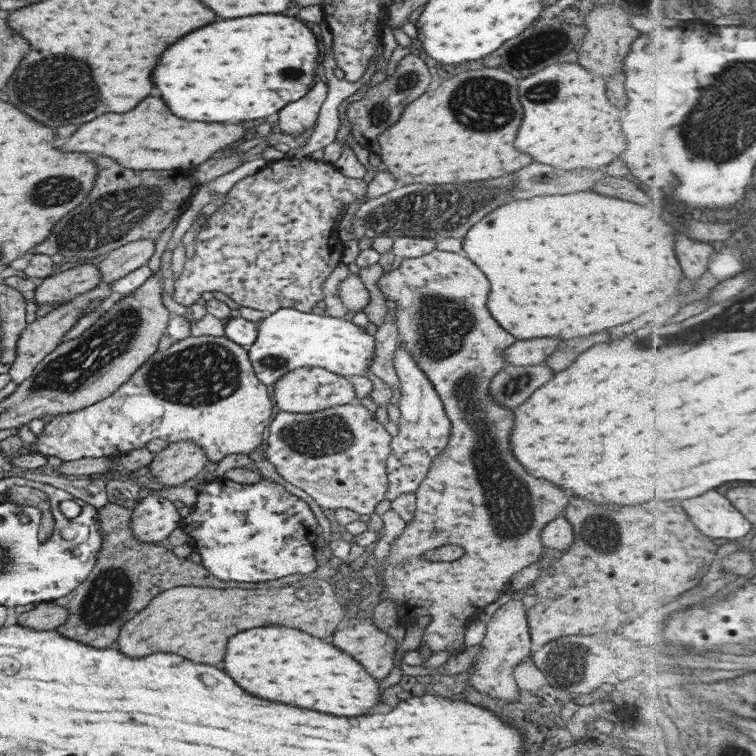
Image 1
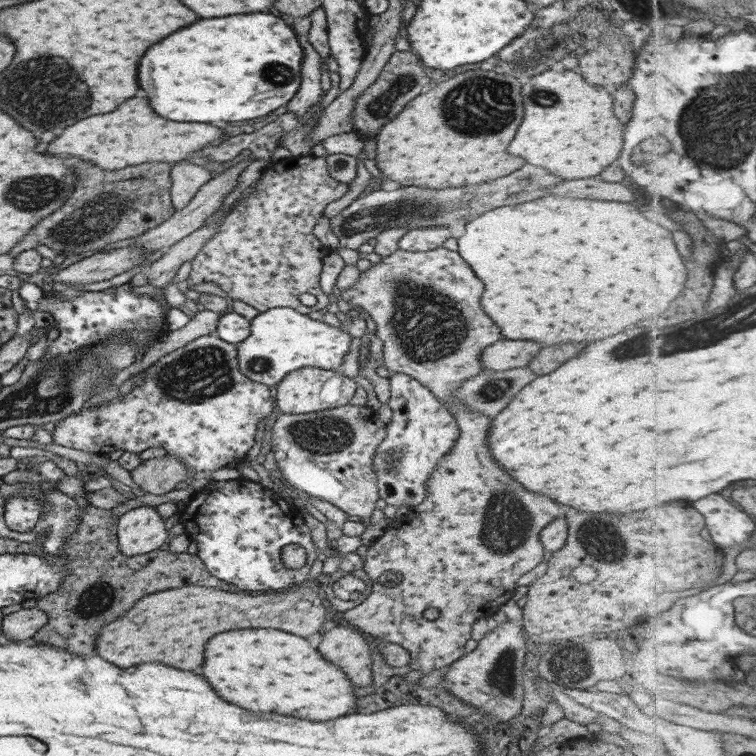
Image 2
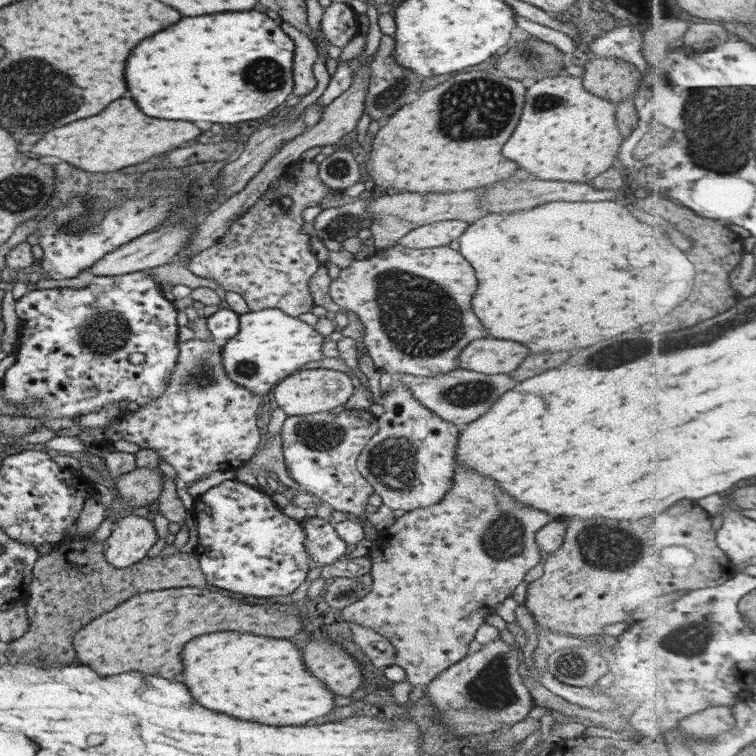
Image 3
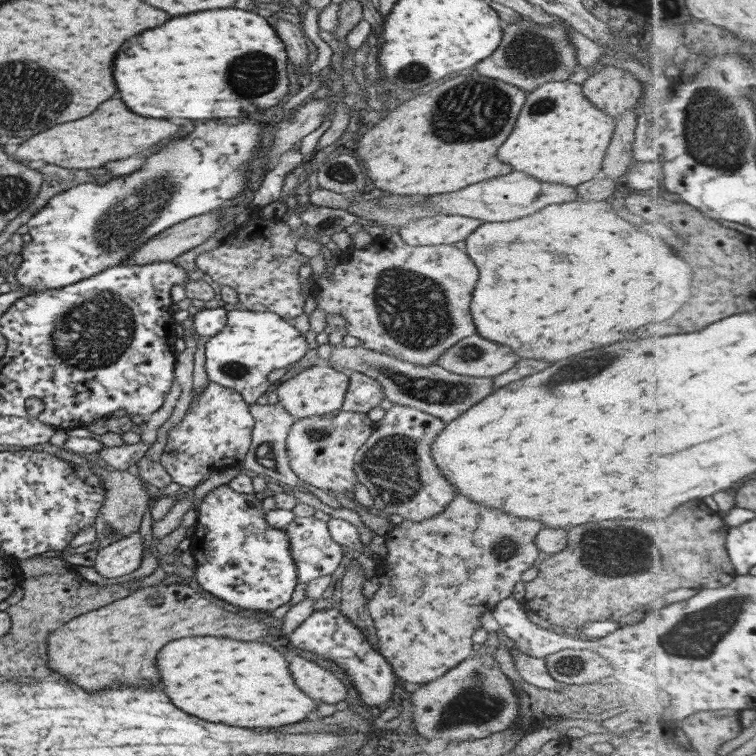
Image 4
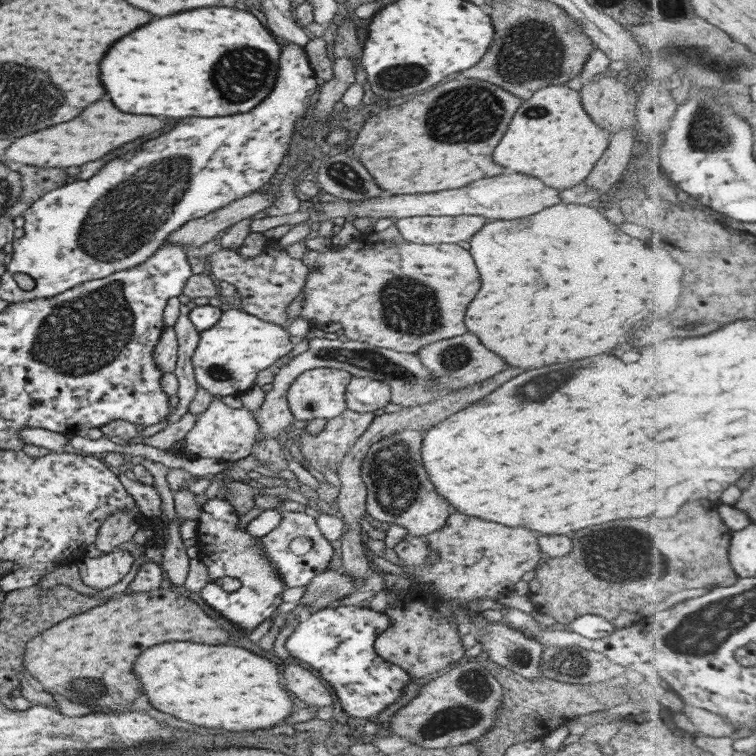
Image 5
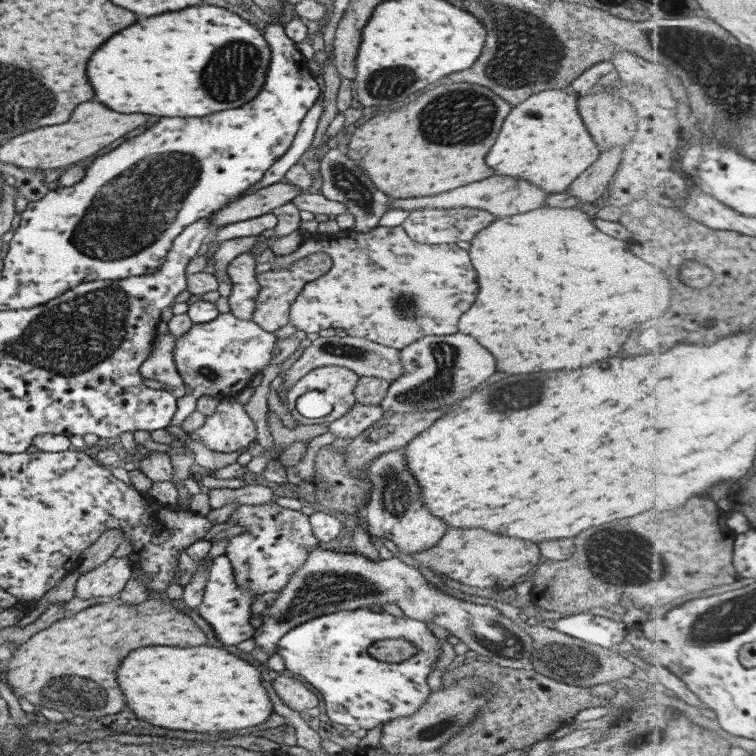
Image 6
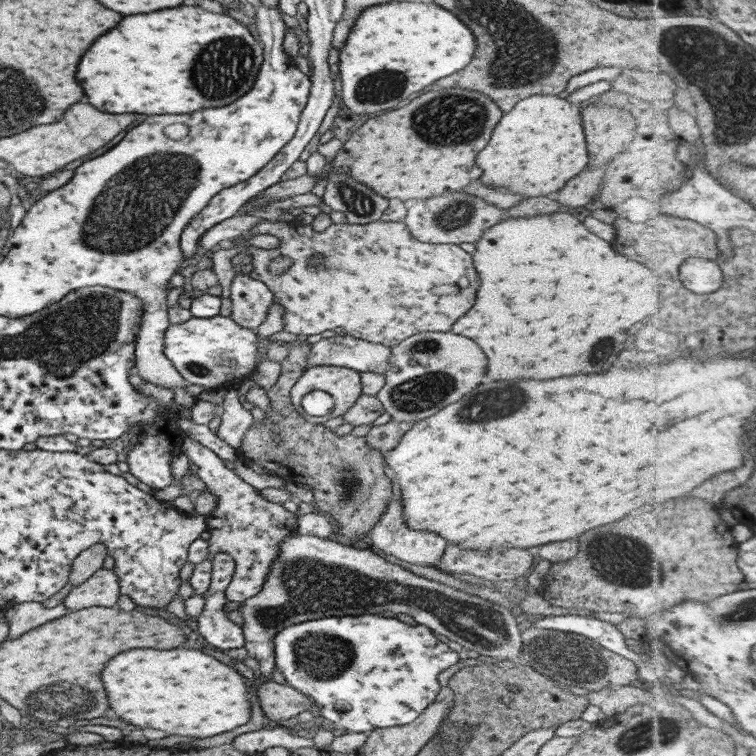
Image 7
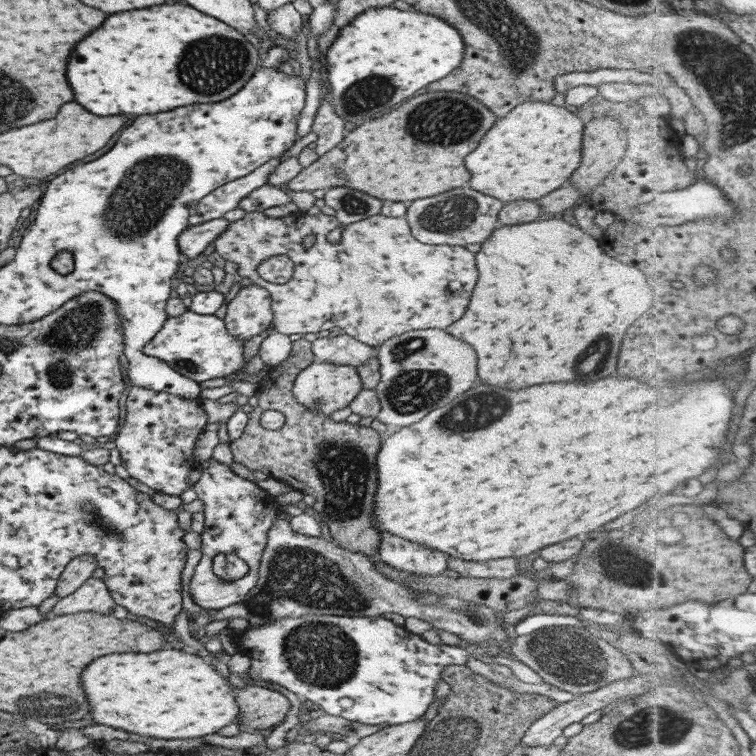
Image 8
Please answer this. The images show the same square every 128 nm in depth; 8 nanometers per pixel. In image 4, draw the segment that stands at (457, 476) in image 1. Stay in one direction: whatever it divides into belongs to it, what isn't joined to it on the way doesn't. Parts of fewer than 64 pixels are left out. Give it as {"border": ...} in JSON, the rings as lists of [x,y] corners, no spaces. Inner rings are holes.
{"border":[[[394,233],[387,241],[384,242],[384,246],[374,247],[371,245],[367,250],[354,249],[347,256],[348,260],[338,262],[332,268],[328,268],[323,272],[320,280],[316,281],[315,284],[317,285],[313,291],[317,301],[316,308],[321,308],[327,313],[342,315],[348,321],[348,334],[355,336],[358,340],[362,340],[362,346],[368,348],[368,350],[390,354],[390,356],[394,356],[394,358],[398,358],[398,360],[404,362],[410,362],[410,364],[420,366],[436,365],[436,360],[444,354],[444,350],[448,350],[463,338],[468,338],[472,334],[476,334],[476,326],[474,326],[472,316],[470,316],[468,310],[470,310],[470,298],[472,298],[472,292],[474,292],[474,284],[478,280],[478,270],[476,270],[474,262],[462,250],[459,250],[453,245],[409,246],[403,242],[399,233]],[[456,494],[435,517],[424,521],[404,519],[388,530],[384,536],[388,552],[381,556],[376,569],[380,589],[367,599],[365,608],[377,631],[378,652],[392,666],[399,681],[418,685],[432,682],[474,654],[472,634],[482,627],[483,613],[509,598],[522,574],[534,566],[540,556],[536,535],[542,528],[542,522],[512,518],[510,514],[474,504],[470,498]]]}

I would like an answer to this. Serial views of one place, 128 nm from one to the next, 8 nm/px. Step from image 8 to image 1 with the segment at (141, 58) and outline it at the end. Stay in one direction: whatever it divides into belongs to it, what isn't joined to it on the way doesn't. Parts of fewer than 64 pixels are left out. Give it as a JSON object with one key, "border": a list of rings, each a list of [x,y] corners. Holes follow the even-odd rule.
{"border":[[[258,14],[234,20],[218,20],[172,44],[154,70],[154,82],[170,110],[186,120],[230,122],[266,118],[290,102],[300,100],[314,86],[322,50],[314,32],[300,20],[282,14]]]}

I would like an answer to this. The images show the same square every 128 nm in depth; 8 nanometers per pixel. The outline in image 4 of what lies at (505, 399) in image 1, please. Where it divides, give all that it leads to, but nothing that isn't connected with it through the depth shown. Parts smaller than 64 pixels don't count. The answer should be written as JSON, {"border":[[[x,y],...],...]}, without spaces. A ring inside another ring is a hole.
{"border":[[[334,345],[330,360],[334,368],[364,373],[377,380],[386,391],[386,397],[392,403],[414,407],[422,412],[438,417],[445,423],[452,422],[460,414],[464,414],[470,406],[475,405],[482,398],[492,395],[495,388],[491,378],[466,377],[452,373],[436,364],[432,366],[420,366],[404,362],[382,352],[368,350],[364,346],[344,347]]]}

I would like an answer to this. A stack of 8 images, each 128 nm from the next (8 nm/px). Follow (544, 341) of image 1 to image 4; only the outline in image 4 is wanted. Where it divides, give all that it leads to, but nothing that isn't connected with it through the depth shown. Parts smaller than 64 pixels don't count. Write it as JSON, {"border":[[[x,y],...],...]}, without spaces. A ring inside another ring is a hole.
{"border":[[[478,334],[456,342],[436,360],[447,371],[474,378],[493,378],[511,369],[520,358],[508,346],[500,346]]]}

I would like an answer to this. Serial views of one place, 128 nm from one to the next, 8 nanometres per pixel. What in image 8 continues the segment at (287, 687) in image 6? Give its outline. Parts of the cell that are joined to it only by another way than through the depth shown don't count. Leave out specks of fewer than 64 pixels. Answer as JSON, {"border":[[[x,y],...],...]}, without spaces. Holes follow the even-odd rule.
{"border":[[[249,682],[242,689],[234,686],[234,694],[240,707],[240,714],[236,716],[240,733],[273,729],[293,709],[292,702],[281,690],[266,688],[263,684]]]}

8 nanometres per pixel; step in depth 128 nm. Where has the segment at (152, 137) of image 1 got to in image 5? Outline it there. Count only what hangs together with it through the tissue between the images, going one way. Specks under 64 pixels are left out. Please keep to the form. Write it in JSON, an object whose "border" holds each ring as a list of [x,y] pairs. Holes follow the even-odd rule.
{"border":[[[100,100],[88,106],[78,118],[50,126],[48,130],[40,130],[16,139],[16,142],[6,150],[8,160],[22,162],[30,166],[42,168],[68,168],[68,166],[82,166],[86,162],[104,158],[108,152],[118,150],[120,146],[134,142],[136,138],[146,138],[154,132],[164,130],[166,122],[158,120],[156,116],[136,116],[120,112],[110,100]]]}

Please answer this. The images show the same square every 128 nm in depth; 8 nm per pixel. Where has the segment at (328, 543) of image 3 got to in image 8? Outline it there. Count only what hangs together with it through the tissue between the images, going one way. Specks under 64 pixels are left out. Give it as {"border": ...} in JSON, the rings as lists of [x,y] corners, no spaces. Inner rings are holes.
{"border":[[[210,457],[202,465],[199,480],[192,486],[197,498],[204,503],[205,524],[200,538],[202,557],[195,567],[190,580],[192,601],[202,610],[216,610],[243,602],[256,586],[259,568],[266,548],[268,530],[276,522],[278,503],[274,496],[264,491],[254,482],[236,475],[230,466]],[[232,553],[239,556],[248,566],[248,572],[238,580],[224,582],[213,572],[213,560],[218,554]]]}

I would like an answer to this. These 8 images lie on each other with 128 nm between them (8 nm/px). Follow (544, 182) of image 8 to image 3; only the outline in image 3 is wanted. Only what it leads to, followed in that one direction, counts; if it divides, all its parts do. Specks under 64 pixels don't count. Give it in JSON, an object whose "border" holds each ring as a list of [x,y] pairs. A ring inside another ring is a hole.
{"border":[[[572,75],[536,81],[526,92],[520,124],[504,144],[504,156],[518,162],[520,168],[536,172],[536,178],[542,180],[589,183],[606,172],[622,144],[614,122],[614,104],[584,90],[583,78]]]}

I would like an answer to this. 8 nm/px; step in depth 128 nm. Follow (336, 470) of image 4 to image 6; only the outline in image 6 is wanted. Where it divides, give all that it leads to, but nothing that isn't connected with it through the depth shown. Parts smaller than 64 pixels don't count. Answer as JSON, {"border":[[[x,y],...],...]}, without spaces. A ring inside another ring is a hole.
{"border":[[[356,403],[344,416],[328,424],[328,432],[331,432],[340,440],[356,438],[382,418],[383,412],[381,405],[364,406],[364,404]]]}

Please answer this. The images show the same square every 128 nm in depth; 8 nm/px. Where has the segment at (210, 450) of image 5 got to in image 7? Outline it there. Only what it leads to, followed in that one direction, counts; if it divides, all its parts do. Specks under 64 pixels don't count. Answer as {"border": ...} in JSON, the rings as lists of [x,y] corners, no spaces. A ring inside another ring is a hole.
{"border":[[[237,389],[227,391],[220,409],[222,421],[215,434],[218,439],[222,439],[232,448],[238,449],[238,446],[244,440],[244,434],[248,432],[248,428],[255,422],[252,413],[244,409],[240,403]]]}

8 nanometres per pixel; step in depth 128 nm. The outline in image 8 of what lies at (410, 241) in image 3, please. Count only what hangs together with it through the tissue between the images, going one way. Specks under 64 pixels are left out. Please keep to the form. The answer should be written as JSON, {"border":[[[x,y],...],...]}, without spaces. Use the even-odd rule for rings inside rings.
{"border":[[[454,188],[434,198],[422,198],[408,206],[406,218],[410,222],[412,234],[426,245],[448,245],[466,247],[468,244],[482,245],[487,242],[492,231],[500,226],[498,214],[504,202],[480,194],[468,188]]]}

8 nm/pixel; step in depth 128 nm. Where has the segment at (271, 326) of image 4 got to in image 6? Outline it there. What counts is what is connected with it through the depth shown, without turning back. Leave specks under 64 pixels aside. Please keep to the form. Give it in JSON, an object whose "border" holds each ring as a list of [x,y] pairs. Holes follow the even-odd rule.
{"border":[[[231,311],[223,314],[219,313],[212,322],[192,324],[192,328],[184,336],[176,337],[174,363],[176,363],[176,369],[178,369],[178,373],[183,378],[184,384],[190,386],[193,392],[177,401],[177,411],[172,418],[171,424],[182,428],[182,421],[196,410],[196,400],[202,395],[226,398],[240,394],[242,388],[249,385],[251,379],[260,373],[279,352],[276,342],[278,342],[276,334],[262,329],[252,319],[236,317]]]}

